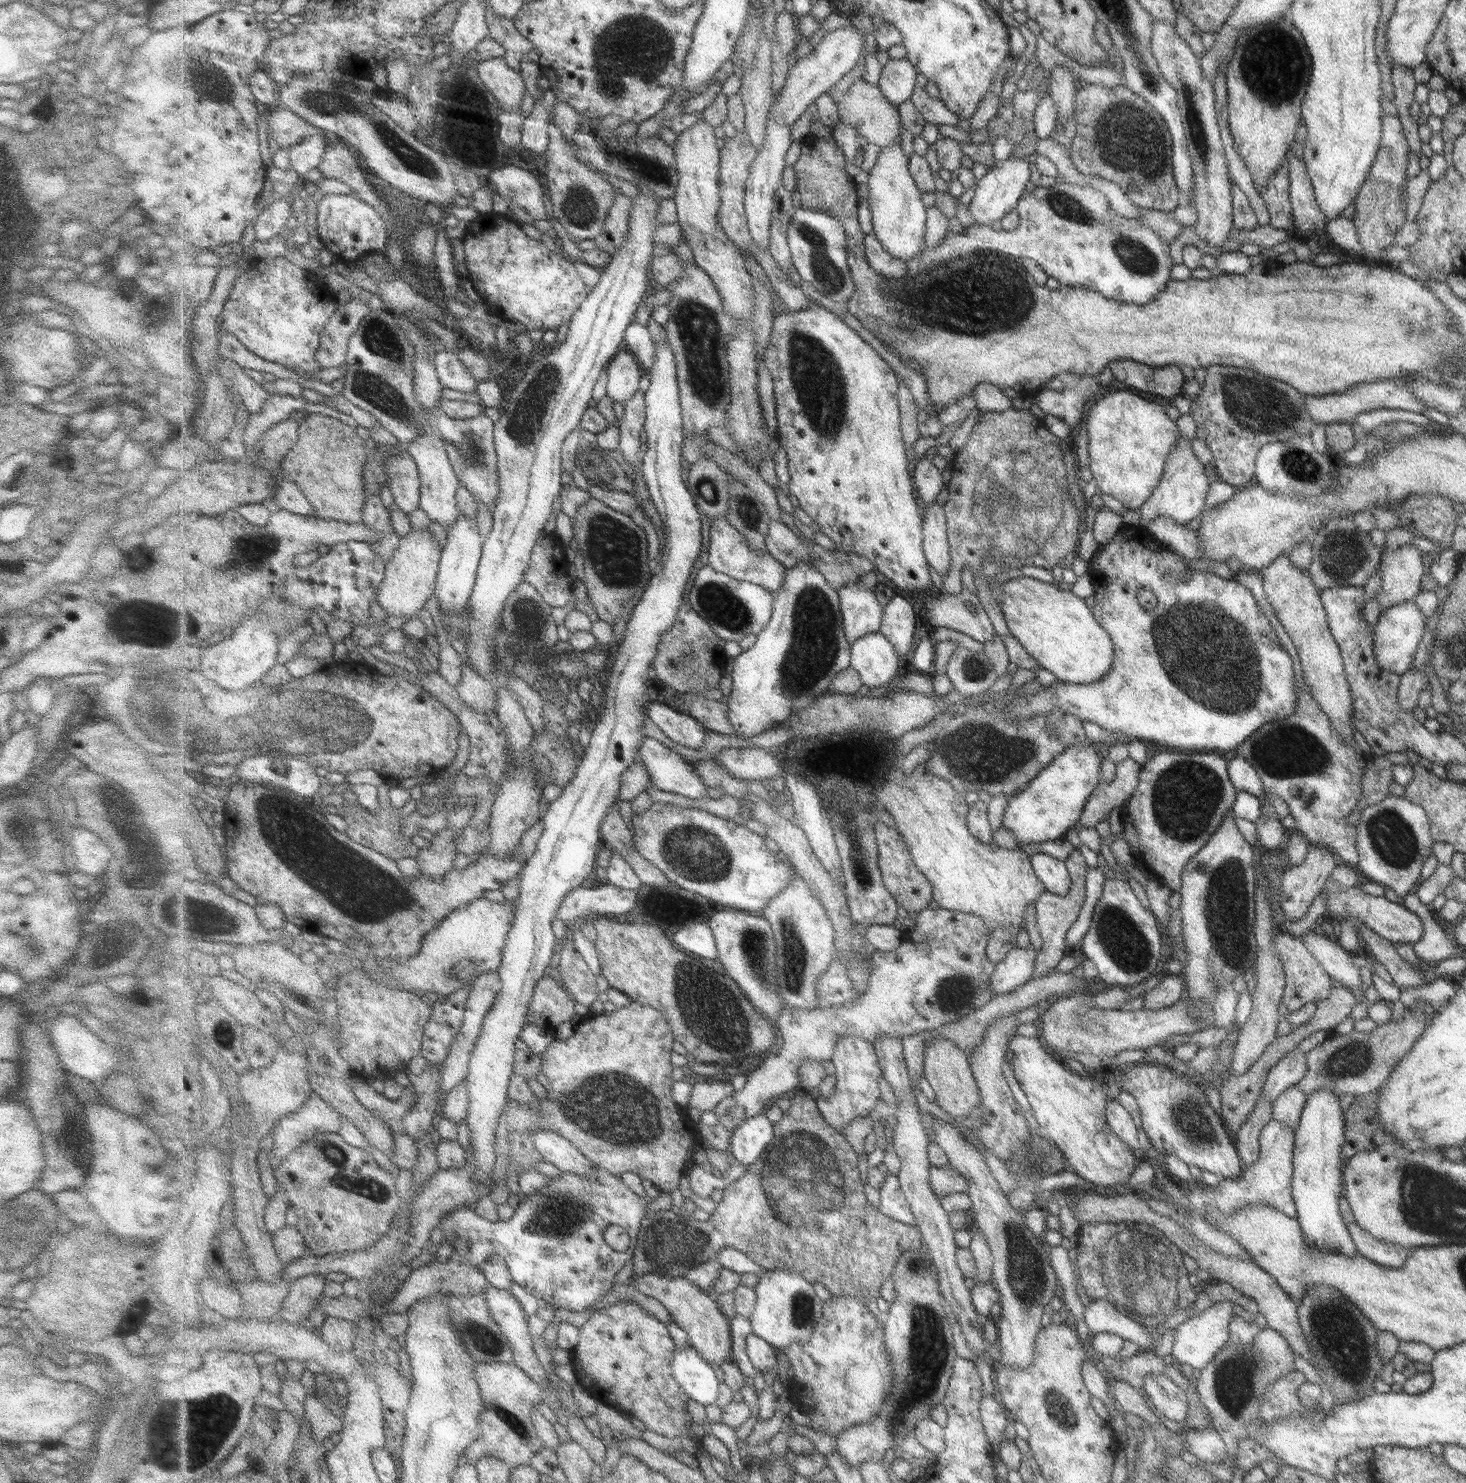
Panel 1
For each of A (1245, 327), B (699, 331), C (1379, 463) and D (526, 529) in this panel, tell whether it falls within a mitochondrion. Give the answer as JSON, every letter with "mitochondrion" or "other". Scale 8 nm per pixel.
{"A":"other","B":"mitochondrion","C":"other","D":"other"}

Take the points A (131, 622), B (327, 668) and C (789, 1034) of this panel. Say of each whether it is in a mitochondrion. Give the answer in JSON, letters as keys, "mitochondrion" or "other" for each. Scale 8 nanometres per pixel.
{"A":"mitochondrion","B":"other","C":"other"}

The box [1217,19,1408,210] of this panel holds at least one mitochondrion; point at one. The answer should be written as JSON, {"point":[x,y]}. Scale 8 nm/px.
{"point":[1261,72]}

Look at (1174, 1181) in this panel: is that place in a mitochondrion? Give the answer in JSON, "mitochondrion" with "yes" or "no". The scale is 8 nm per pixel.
{"mitochondrion":"no"}

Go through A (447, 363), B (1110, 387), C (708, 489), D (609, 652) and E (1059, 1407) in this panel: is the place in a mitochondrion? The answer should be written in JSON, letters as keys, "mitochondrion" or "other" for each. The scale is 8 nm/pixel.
{"A":"other","B":"other","C":"mitochondrion","D":"other","E":"mitochondrion"}

